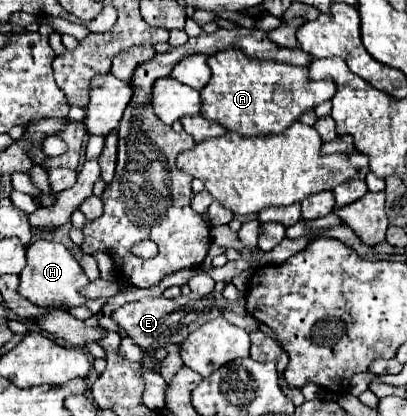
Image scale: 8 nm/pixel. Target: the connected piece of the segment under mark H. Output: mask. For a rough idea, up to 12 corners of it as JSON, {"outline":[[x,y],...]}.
{"outline":[[55,241],[27,247],[19,291],[39,307],[85,305],[79,261]]}

